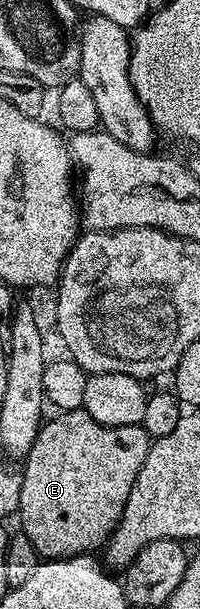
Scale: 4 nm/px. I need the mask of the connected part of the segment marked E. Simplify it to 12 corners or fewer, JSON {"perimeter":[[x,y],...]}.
{"perimeter":[[83,409],[43,422],[20,531],[43,560],[94,553],[152,442]]}

